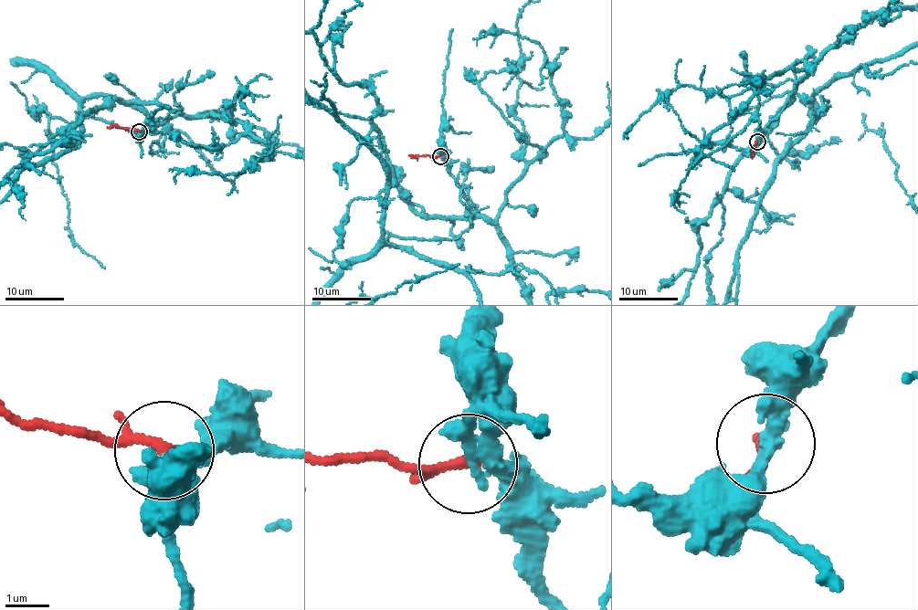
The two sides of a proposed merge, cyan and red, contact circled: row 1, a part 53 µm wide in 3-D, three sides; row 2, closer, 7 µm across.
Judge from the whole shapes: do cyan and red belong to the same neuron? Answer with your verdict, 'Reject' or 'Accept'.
Reject

